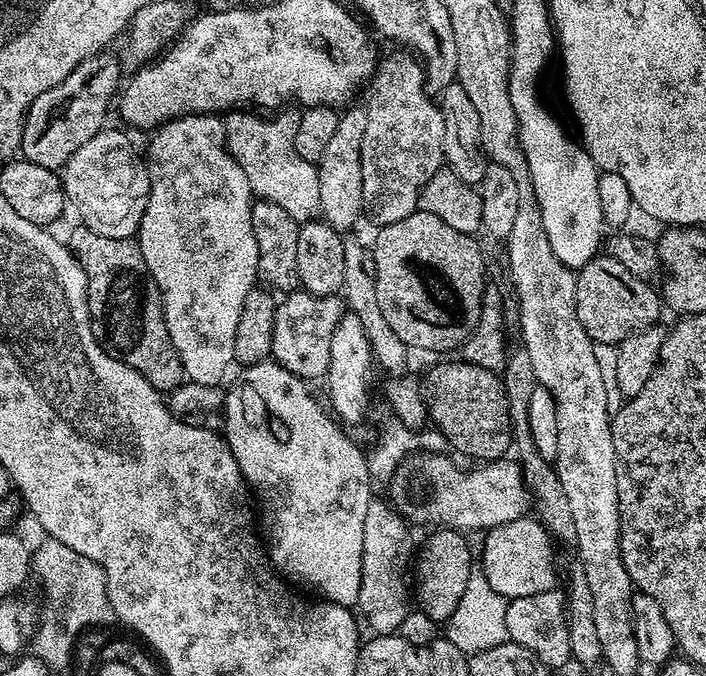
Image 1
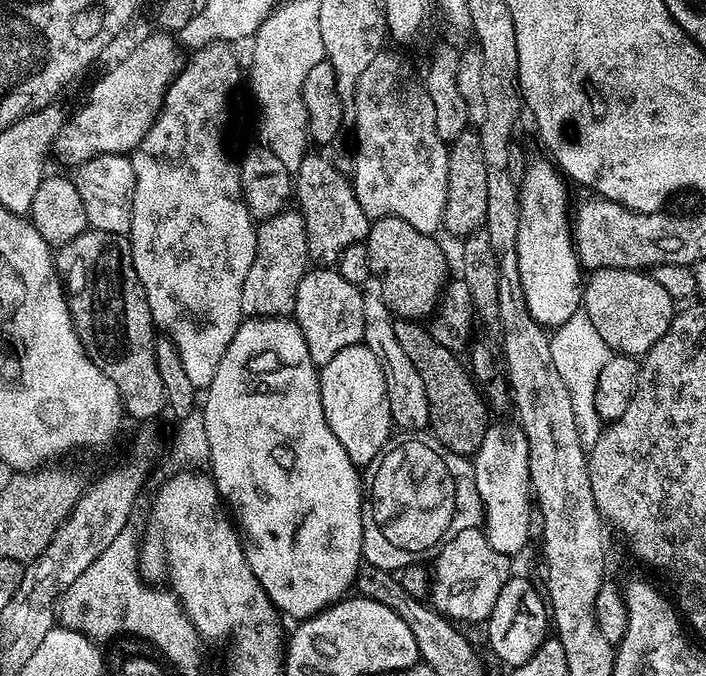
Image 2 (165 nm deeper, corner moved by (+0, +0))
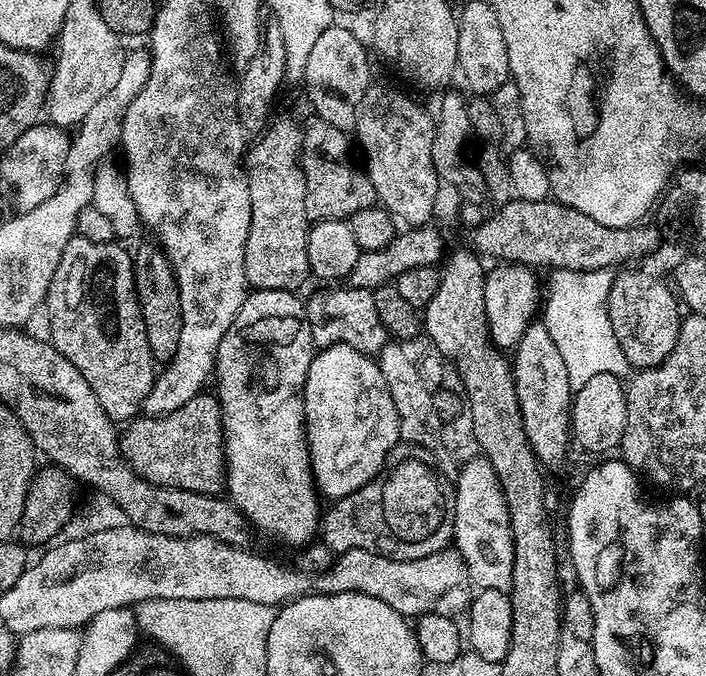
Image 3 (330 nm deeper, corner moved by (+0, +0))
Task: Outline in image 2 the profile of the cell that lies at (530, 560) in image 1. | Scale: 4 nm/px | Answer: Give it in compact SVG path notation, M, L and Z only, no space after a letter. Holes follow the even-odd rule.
M480 528L462 530L462 534L454 534L450 542L435 553L436 569L432 568L430 604L444 617L448 617L452 622L465 620L468 624L476 624L487 621L489 614L494 610L494 602L498 602L498 593L502 591L502 586L507 582L510 575L509 557L503 556L494 546L490 546L487 535Z

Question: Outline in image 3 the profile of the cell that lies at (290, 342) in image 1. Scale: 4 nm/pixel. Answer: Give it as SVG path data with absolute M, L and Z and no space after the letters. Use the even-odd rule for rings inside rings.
M328 286L324 289L325 292L316 292L306 300L313 345L321 349L345 344L367 356L379 354L389 343L390 334L382 326L382 318L378 318L372 293L347 286Z

